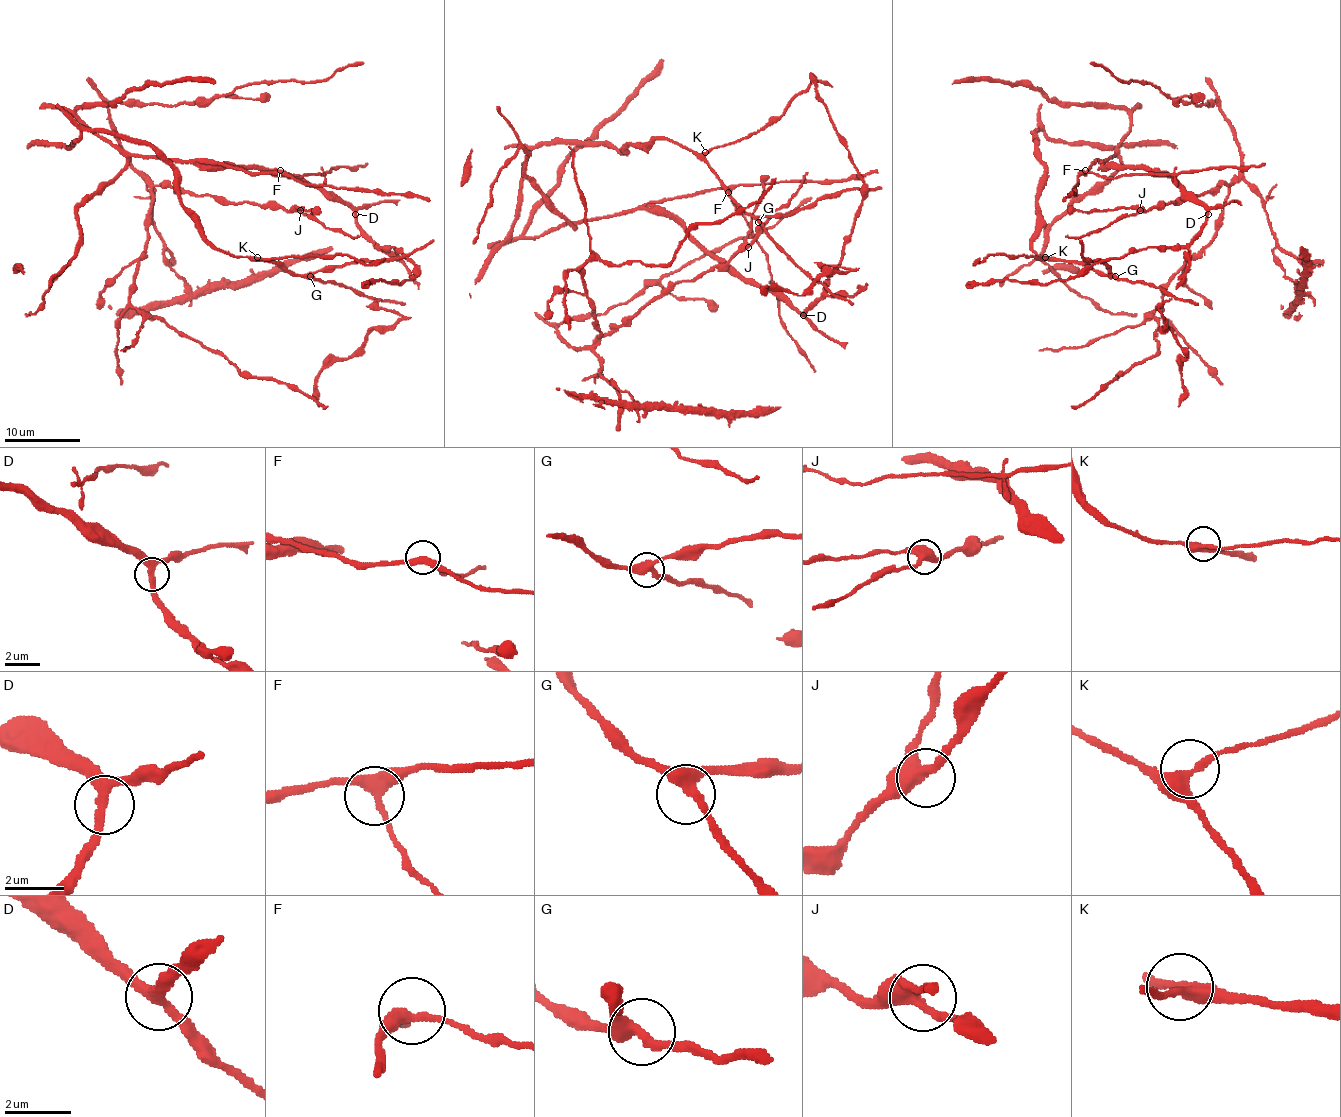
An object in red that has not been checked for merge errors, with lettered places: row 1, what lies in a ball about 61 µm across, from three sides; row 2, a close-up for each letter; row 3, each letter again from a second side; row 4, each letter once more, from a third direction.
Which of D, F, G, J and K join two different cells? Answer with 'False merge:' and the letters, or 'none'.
False merge: none

